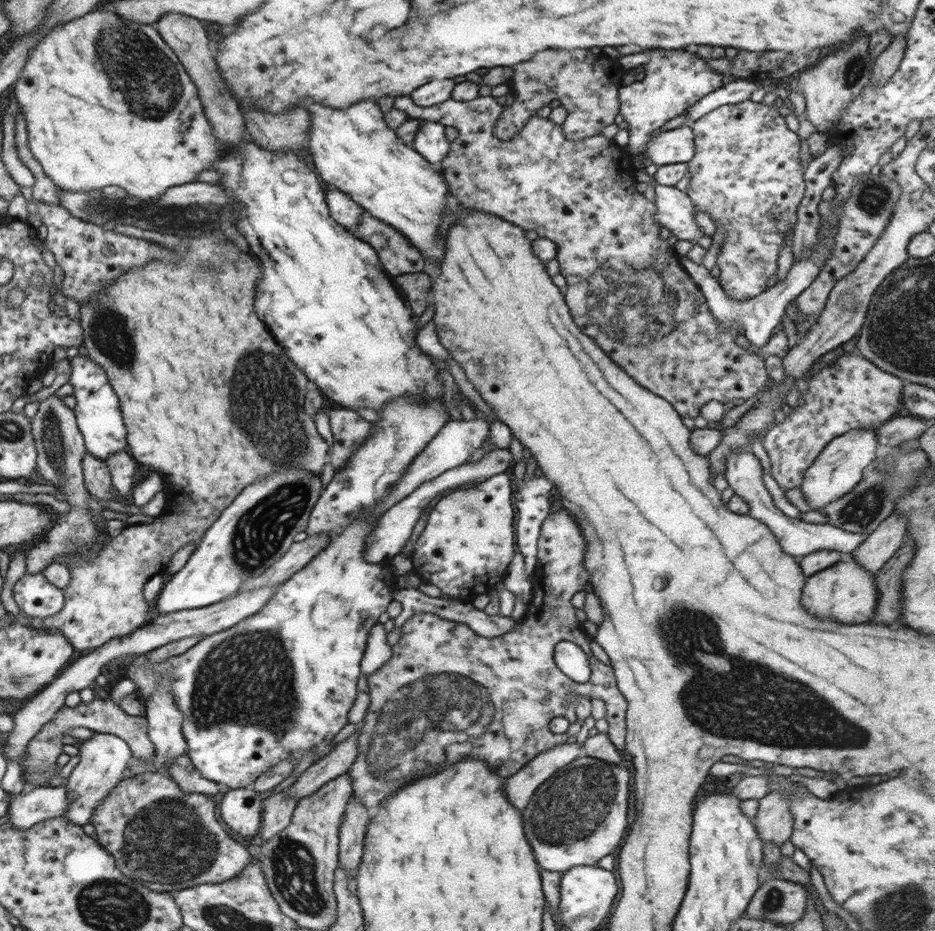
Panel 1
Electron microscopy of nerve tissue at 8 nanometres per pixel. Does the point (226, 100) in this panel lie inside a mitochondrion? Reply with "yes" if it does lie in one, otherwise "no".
no

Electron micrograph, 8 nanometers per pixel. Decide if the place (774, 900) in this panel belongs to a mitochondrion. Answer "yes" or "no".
yes

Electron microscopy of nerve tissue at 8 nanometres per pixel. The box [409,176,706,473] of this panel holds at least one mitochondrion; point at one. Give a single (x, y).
(634, 300)

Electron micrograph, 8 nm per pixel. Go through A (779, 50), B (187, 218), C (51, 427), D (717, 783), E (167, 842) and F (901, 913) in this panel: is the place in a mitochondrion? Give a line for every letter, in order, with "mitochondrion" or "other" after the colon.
A: other
B: mitochondrion
C: mitochondrion
D: other
E: mitochondrion
F: mitochondrion

